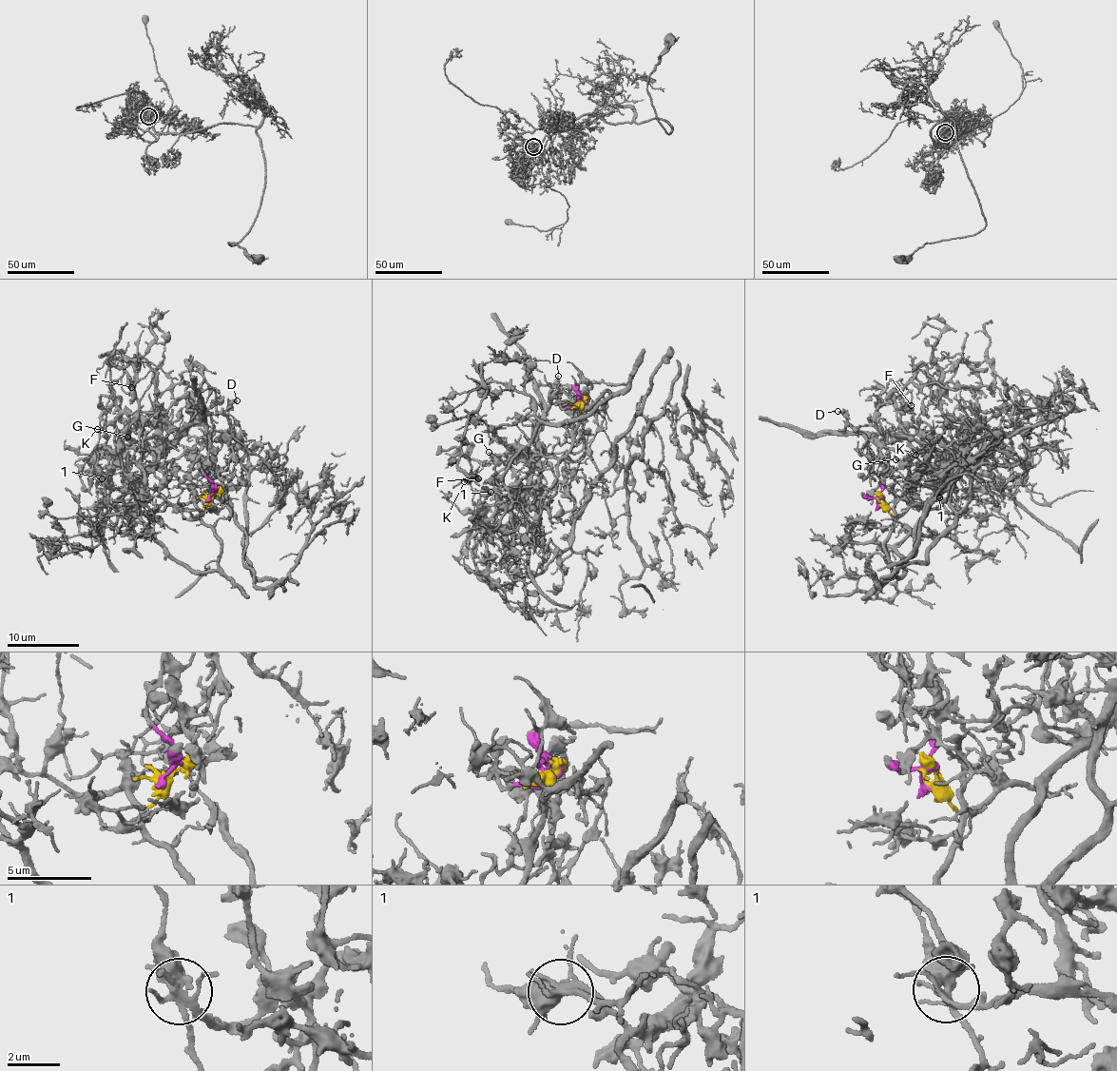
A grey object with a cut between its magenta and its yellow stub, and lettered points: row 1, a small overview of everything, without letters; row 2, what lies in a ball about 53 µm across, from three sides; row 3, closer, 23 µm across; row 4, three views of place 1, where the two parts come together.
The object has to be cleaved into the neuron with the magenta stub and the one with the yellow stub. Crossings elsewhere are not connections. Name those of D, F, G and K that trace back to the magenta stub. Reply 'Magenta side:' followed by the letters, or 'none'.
Magenta side: D, F

